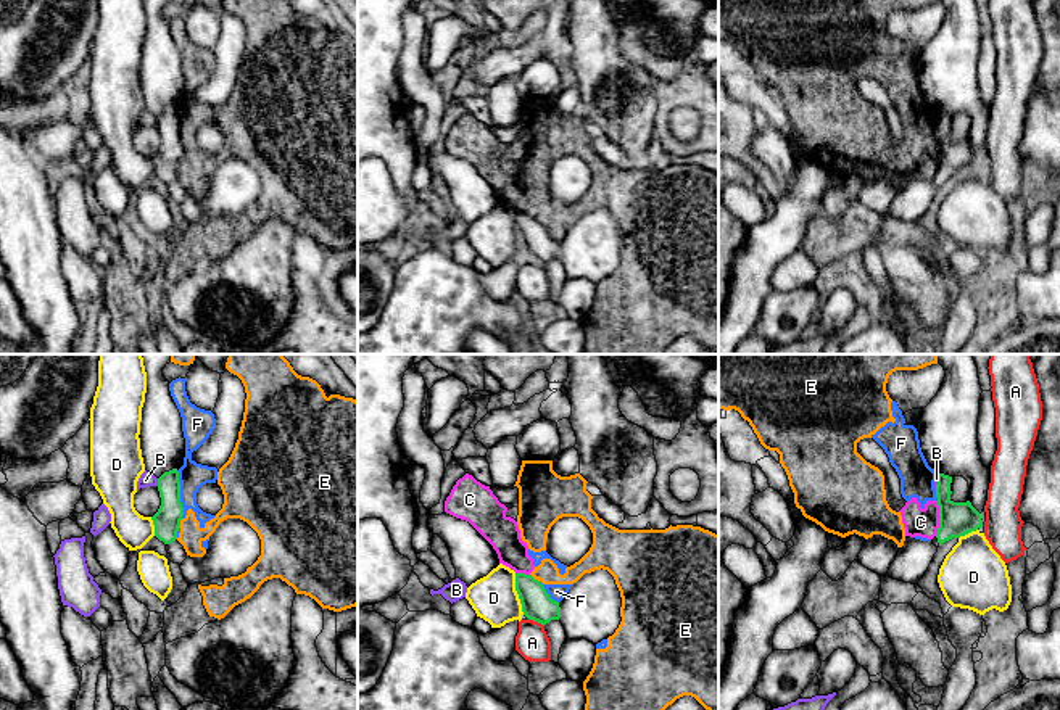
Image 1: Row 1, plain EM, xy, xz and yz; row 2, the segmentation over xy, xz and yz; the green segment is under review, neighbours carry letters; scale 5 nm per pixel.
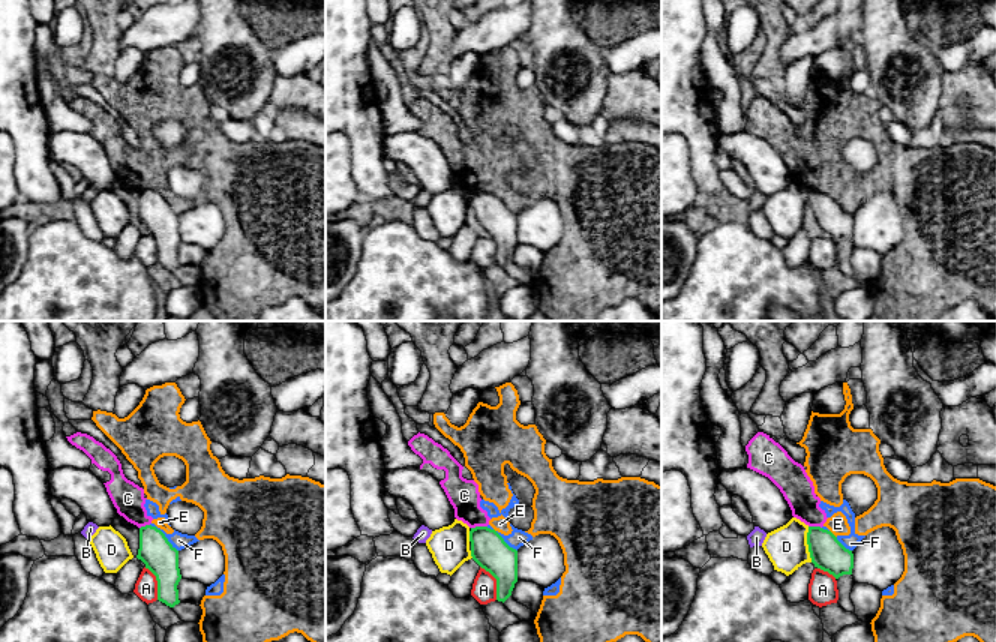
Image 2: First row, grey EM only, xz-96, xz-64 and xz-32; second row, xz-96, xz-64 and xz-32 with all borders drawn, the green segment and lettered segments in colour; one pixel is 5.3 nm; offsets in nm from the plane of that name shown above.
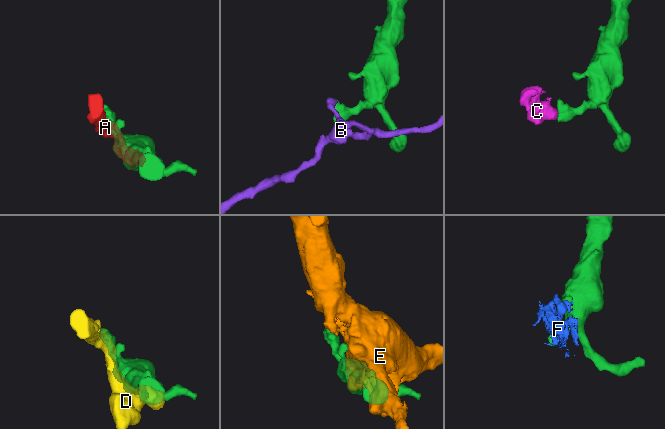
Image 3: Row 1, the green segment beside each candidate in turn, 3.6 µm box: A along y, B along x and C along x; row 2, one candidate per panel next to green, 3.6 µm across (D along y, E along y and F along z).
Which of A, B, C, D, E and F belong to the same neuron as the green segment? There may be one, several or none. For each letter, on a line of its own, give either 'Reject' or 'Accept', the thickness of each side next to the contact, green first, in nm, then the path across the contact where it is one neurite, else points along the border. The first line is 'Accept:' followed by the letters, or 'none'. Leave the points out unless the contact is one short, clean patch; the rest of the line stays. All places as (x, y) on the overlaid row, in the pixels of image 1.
Accept: none
A: Reject. Thickness 150 nm (green) against 170 nm. Boundary: xz (529, 619), (543, 625)
B: Reject. Thickness 140 nm (green) against 70 nm. Boundary: xy (157, 478), (158, 485)
C: Reject. Thickness 180 nm (green) against 140 nm. Boundary: yz (938, 501), (938, 532), (935, 535)
D: Reject. Thickness 150 nm (green) against 240 nm. Boundary: xz (514, 573), (514, 590), (524, 614)
E: Reject. Thickness 140 nm (green) against 120 nm
F: Reject. Thickness 140 nm (green) against 140 nm. Boundary: xy (176, 470), (182, 517)

